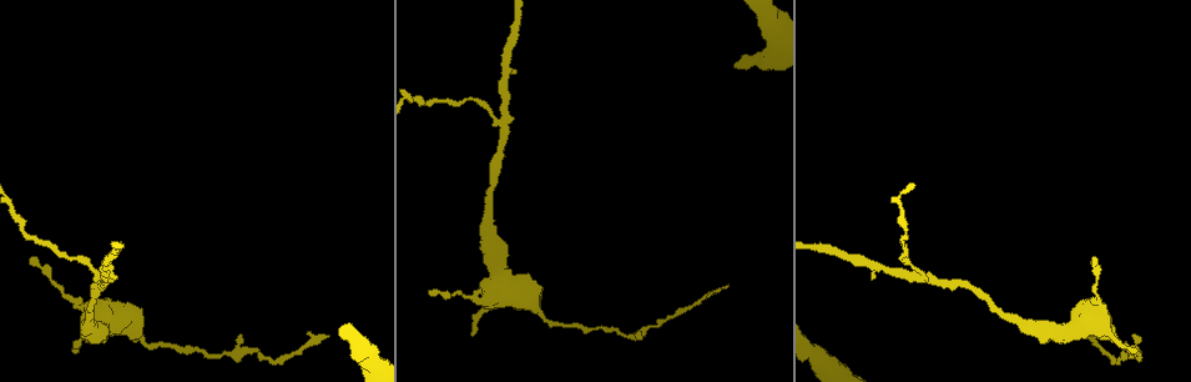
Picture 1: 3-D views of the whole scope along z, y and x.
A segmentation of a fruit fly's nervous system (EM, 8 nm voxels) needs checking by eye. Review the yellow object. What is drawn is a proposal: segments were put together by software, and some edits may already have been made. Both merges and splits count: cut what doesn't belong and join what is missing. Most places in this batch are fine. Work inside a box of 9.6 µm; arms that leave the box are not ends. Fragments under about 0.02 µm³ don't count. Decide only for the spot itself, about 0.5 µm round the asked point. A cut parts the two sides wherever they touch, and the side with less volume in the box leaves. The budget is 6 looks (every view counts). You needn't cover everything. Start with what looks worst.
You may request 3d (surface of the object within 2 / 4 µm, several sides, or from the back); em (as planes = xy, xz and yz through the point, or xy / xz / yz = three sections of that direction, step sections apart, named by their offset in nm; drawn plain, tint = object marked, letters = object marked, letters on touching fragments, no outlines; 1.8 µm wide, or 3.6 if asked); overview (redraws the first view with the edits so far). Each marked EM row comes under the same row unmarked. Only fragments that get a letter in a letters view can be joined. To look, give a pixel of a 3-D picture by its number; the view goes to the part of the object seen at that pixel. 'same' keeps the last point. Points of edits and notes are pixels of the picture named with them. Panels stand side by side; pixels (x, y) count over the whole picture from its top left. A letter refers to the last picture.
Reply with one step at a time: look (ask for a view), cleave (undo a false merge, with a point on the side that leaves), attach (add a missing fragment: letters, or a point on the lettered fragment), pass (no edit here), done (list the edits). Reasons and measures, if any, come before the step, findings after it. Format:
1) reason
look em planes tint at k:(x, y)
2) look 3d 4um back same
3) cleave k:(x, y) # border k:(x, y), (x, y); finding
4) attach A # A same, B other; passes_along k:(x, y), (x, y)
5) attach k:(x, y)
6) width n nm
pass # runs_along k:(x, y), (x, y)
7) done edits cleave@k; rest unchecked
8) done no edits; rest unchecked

two arms in line, one across
look em yz step 4 letters at 1:(921, 275)

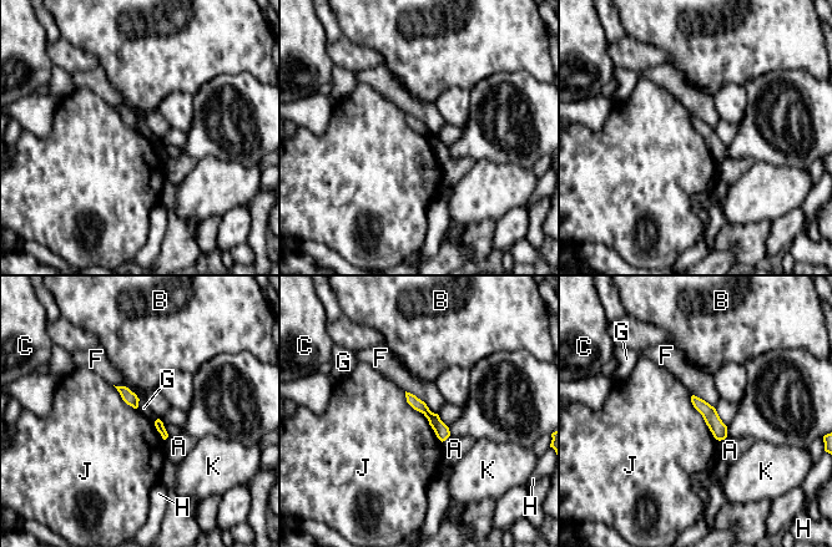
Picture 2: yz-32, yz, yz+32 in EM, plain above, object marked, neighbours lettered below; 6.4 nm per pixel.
pass # A other, B other, C other, F other, G other, H other, J other, K other; runs_along 2:(409, 396), (445, 434); all the same neuron

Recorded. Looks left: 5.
branch stops here
look 3d 4um at 1:(239, 336)

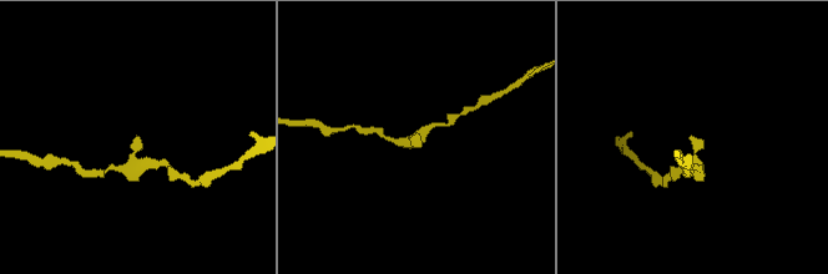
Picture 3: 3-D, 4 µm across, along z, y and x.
need the tissue
look em planes tint at 3:(136, 140)

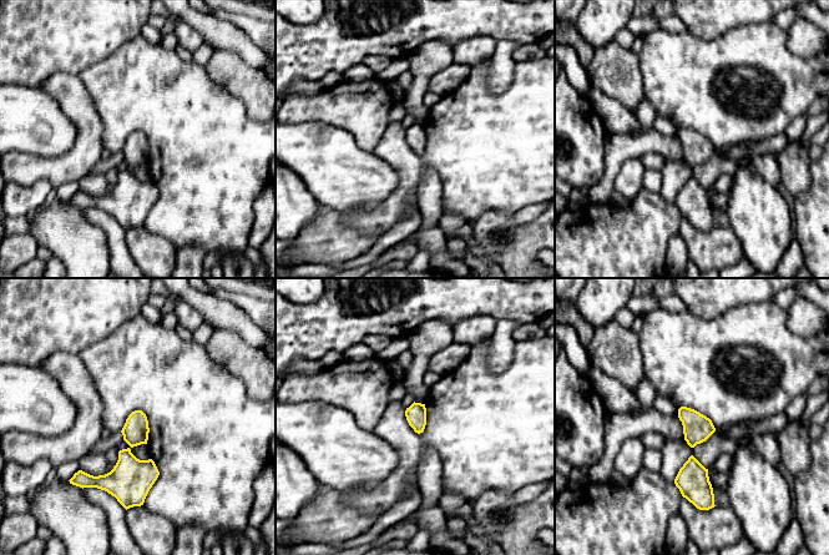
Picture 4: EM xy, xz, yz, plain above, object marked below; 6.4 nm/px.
see the neighbours
look em planes letters same

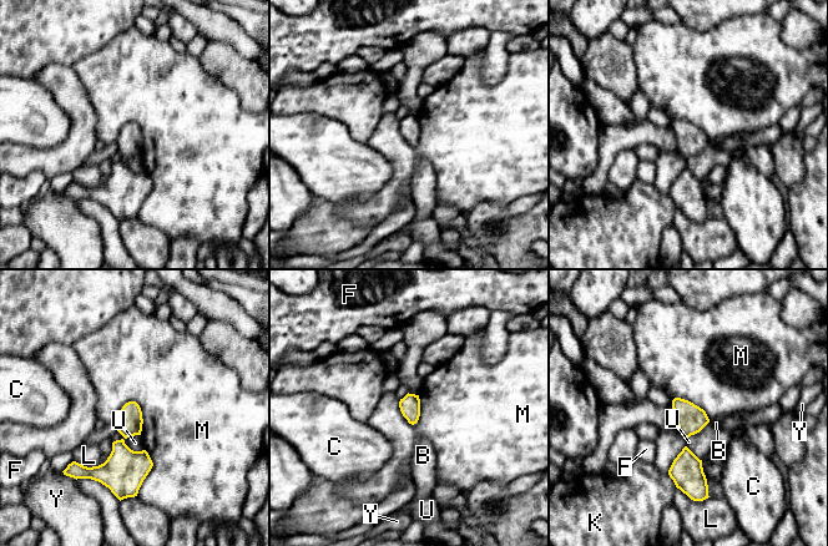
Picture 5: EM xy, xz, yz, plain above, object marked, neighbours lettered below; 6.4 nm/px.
pass # B other, C other, F other, K other, L other, M other, U other, Y other; border 5:(129, 400), (142, 413), (141, 434); none of them fits

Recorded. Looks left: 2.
an open end
look em planes letters at 1:(1090, 339)

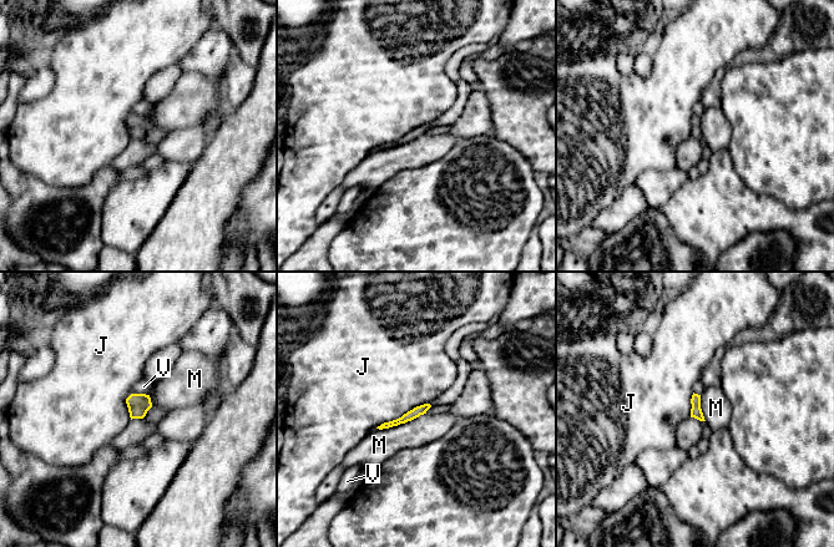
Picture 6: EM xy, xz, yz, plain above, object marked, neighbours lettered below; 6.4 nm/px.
longest_contact J 380 nm
pass # J other, M other, V other; no lettered fragment goes on from it

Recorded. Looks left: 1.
done no edits; rest unchecked

